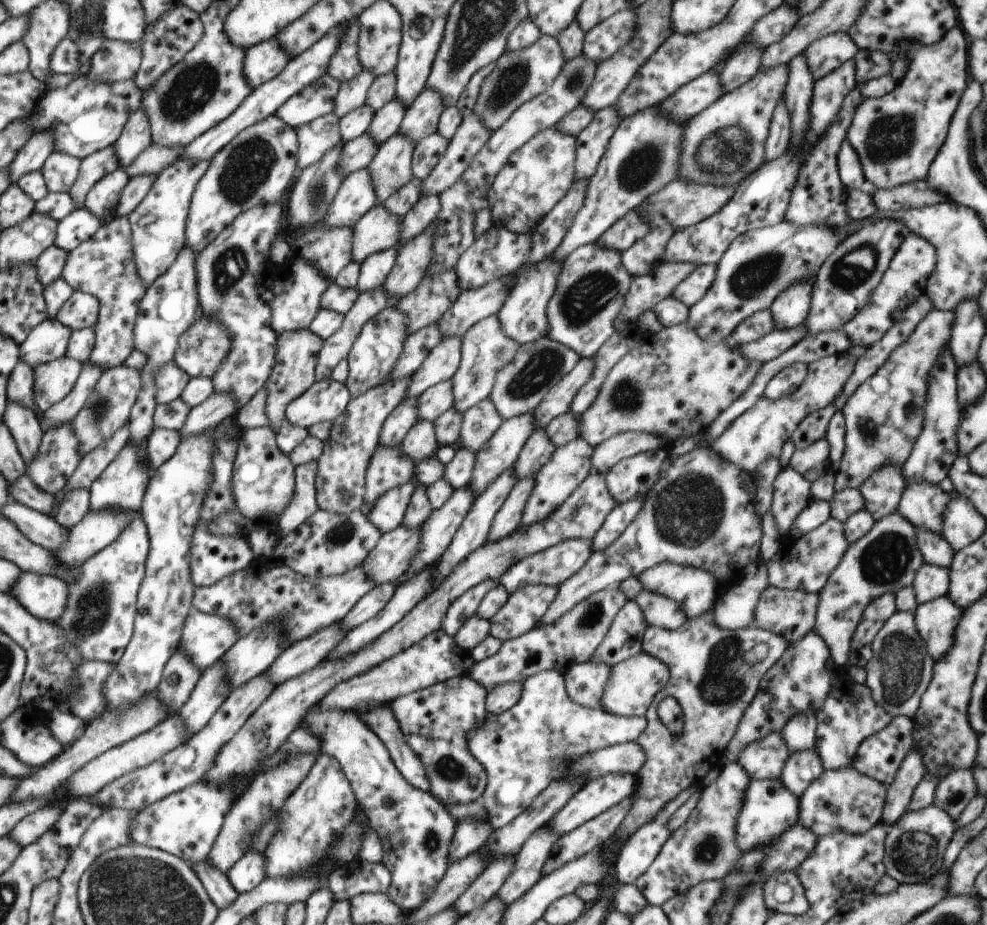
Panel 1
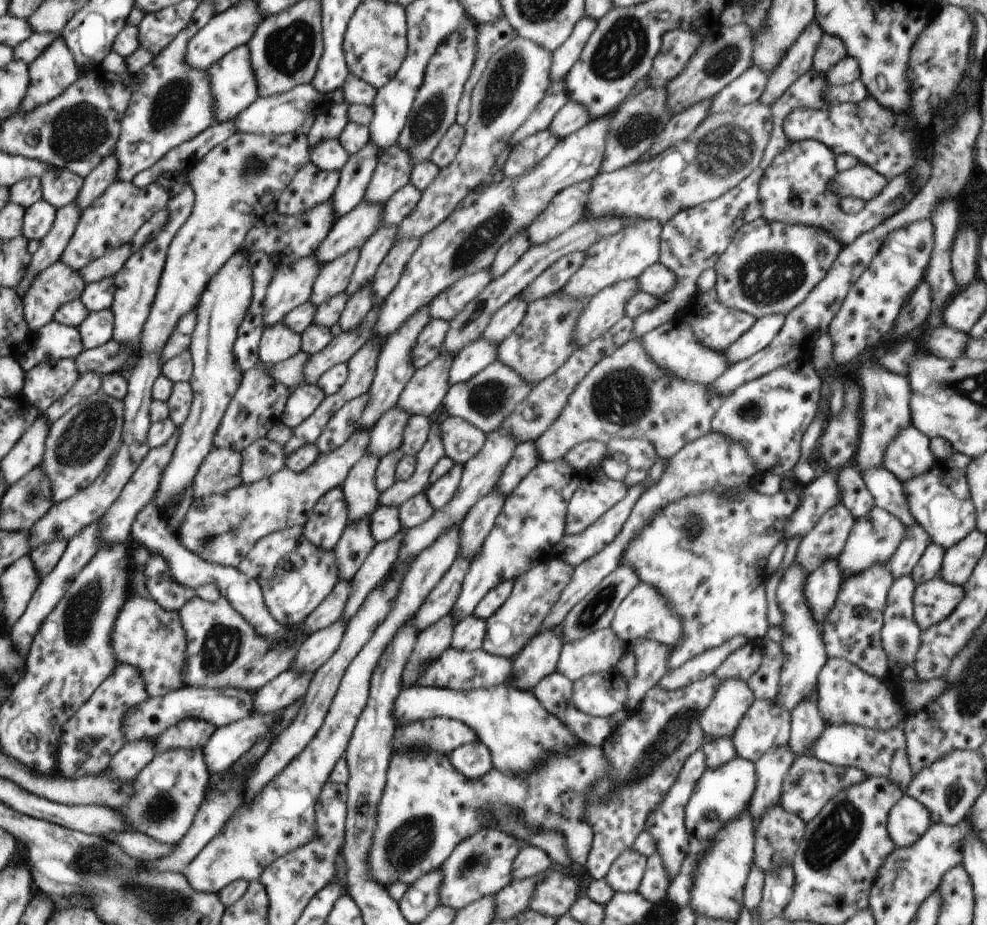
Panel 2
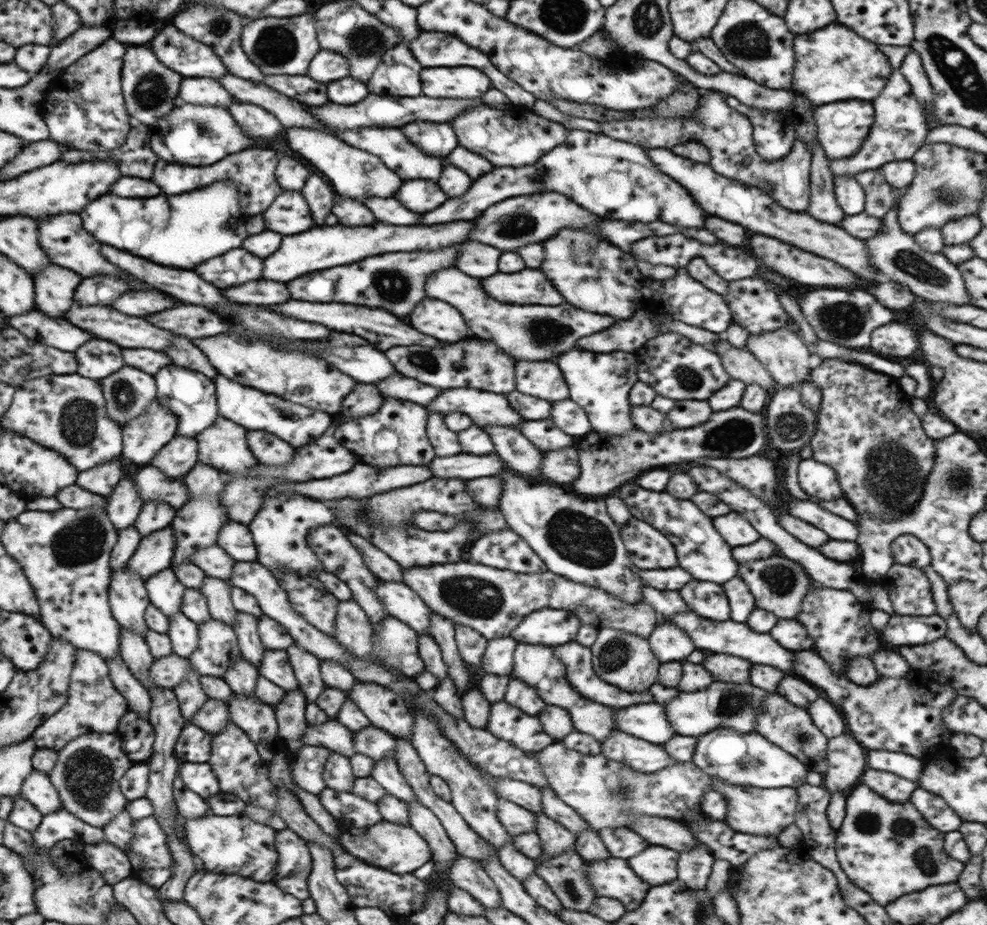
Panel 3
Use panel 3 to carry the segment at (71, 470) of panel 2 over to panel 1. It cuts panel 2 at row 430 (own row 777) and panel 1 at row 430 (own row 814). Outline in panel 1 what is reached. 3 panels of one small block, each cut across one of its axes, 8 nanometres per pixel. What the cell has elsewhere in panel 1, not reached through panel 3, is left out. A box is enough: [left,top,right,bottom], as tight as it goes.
[72,365,143,458]

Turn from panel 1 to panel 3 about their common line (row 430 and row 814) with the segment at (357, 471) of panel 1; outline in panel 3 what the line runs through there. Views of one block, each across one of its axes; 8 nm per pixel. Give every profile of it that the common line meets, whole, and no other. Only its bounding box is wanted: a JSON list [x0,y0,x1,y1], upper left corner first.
[317,788,382,827]

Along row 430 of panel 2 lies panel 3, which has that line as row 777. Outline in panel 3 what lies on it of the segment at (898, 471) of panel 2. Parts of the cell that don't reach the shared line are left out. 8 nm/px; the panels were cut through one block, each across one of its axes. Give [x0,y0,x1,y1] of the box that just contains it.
[866,749,925,784]

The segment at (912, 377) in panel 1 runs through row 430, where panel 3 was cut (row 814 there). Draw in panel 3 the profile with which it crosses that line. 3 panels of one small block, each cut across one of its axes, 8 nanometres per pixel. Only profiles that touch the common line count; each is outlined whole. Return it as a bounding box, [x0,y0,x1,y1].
[835,784,965,907]

